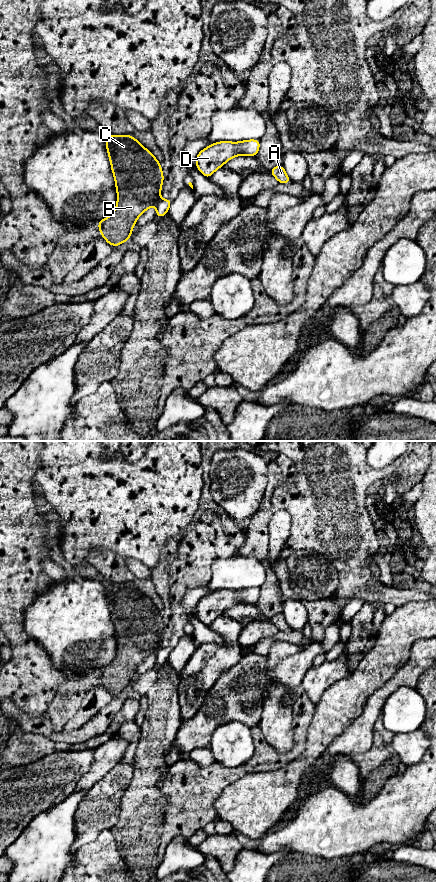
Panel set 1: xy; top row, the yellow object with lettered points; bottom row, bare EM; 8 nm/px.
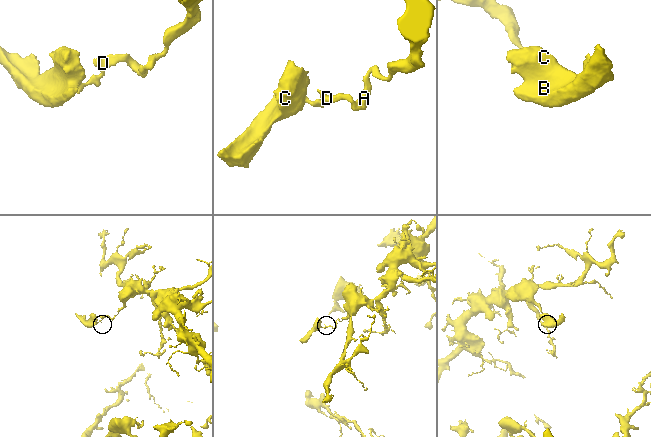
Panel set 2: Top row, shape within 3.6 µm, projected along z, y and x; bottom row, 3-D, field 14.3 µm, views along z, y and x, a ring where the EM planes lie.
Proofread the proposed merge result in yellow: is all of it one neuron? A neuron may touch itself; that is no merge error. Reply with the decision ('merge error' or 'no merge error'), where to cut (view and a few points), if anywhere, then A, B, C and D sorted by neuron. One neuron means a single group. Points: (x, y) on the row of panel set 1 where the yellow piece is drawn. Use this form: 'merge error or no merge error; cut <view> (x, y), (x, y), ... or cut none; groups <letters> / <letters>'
merge error; cut xy (159, 198), (155, 204); groups A D / B C

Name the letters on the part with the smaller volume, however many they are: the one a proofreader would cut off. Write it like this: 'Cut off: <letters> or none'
Cut off: B, C

